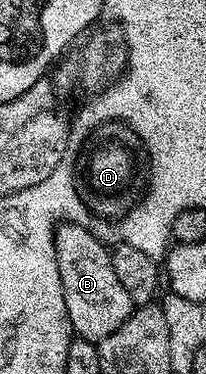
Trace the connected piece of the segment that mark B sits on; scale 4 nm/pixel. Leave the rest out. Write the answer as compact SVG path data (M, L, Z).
M66 221L56 226L57 265L55 269L61 273L61 285L65 293L65 309L71 322L72 332L80 339L98 341L109 337L109 333L113 333L113 329L120 327L133 314L133 304L129 293L125 293L125 288L121 286L121 281L117 281L117 273L113 273L113 261L109 247L106 247L93 232L86 231L83 226L82 222L69 223Z

